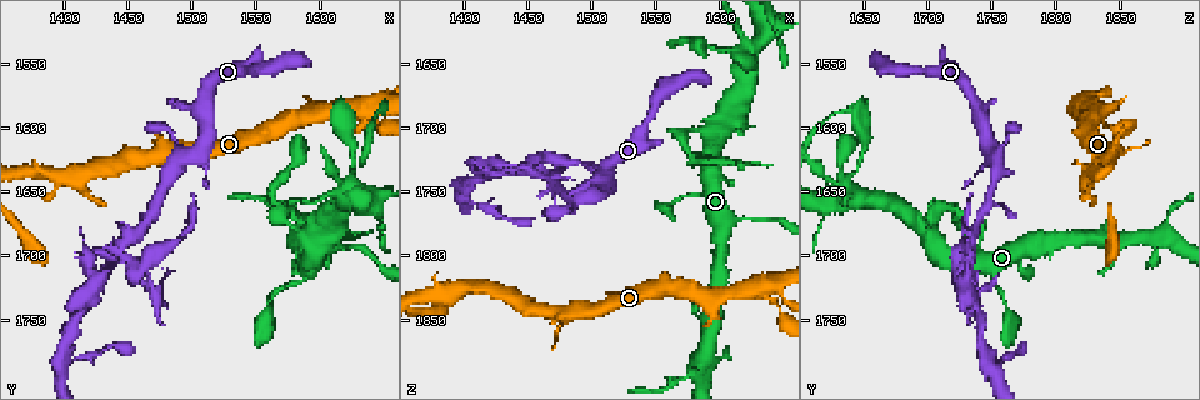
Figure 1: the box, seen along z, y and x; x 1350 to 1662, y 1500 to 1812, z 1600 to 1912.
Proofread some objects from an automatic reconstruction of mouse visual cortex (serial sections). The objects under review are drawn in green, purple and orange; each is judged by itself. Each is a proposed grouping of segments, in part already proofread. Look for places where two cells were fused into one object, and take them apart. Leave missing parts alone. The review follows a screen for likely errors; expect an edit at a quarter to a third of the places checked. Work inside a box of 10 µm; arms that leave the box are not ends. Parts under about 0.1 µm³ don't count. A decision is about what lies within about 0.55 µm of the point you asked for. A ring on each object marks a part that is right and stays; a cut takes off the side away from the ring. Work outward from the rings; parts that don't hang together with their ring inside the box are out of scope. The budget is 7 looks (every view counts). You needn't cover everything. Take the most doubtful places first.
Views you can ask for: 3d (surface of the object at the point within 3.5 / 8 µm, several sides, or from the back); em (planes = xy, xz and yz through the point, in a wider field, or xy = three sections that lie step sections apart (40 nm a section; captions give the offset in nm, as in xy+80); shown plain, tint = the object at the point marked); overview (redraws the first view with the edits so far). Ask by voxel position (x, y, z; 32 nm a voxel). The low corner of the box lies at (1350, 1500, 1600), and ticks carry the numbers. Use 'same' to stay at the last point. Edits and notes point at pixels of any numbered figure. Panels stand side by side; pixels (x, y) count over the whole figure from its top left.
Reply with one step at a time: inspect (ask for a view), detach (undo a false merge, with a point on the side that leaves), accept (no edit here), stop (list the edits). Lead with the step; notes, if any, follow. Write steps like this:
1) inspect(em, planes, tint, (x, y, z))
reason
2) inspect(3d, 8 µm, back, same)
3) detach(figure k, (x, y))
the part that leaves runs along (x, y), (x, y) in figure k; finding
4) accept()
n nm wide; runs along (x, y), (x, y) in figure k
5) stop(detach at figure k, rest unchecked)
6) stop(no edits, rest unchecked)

inspect(3d, 3.5 µm, back, (1446, 1702, 1732))
three arms meet

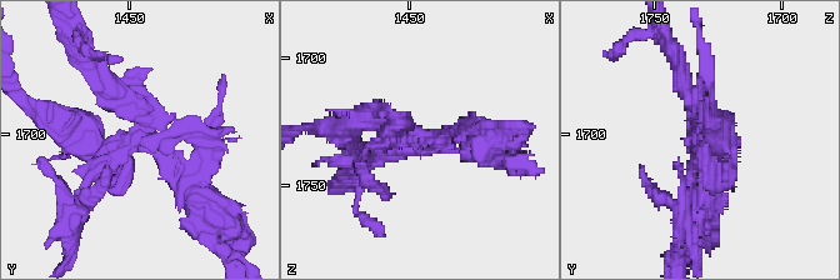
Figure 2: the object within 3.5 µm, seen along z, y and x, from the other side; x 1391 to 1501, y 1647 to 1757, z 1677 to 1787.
inspect(em, xy, step 3, plain, (1447, 1701, 1732))
shape alone is not enough

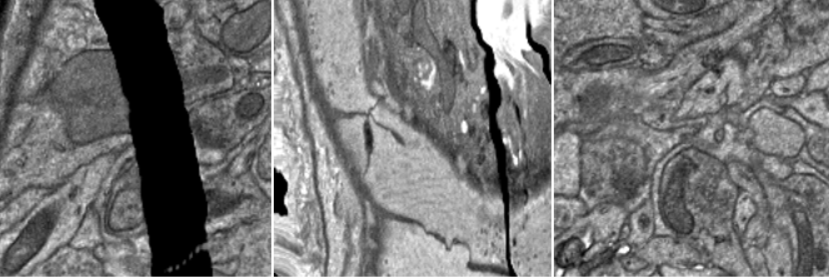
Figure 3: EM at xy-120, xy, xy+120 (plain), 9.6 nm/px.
inspect(em, xy, step 3, tint, same)
where the object lies

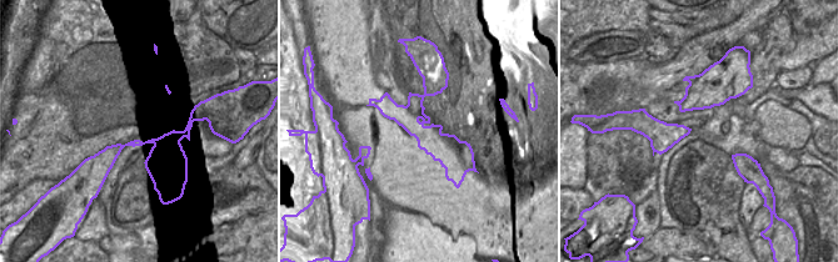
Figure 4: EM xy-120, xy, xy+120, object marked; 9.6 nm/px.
detach(figure 2, (725, 164))
280 nm wide; the part that leaves runs along (700, 146), (725, 158), (709, 108) in figure 2; two cells meet here

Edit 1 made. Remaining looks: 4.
inspect(3d, 8 µm, (1626, 1584, 1826))

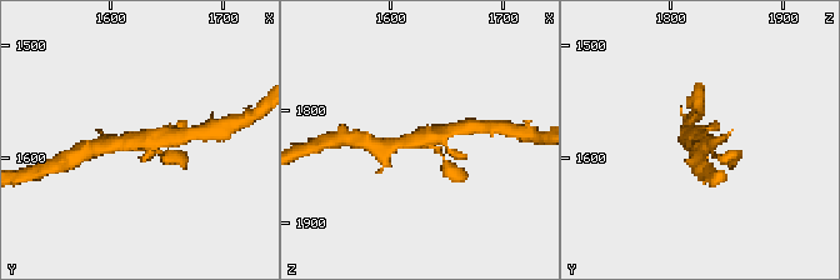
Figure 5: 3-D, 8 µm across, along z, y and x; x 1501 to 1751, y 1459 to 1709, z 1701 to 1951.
inspect(3d, 3.5 µm, same)

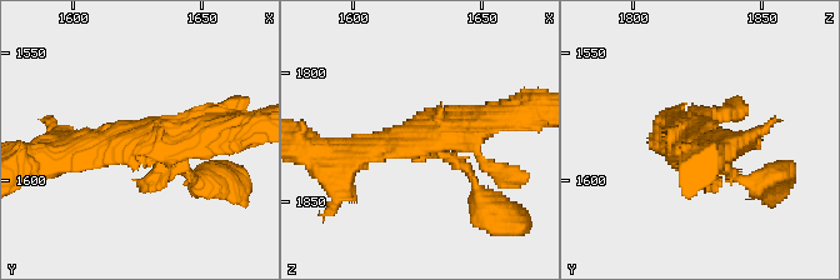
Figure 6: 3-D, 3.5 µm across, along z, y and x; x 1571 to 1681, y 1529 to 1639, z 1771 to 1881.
accept()
runs along (345, 155), (460, 135), (498, 116) in figure 6; all the same cell

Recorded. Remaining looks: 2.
stop(detach at figure 2, rest unchecked)

